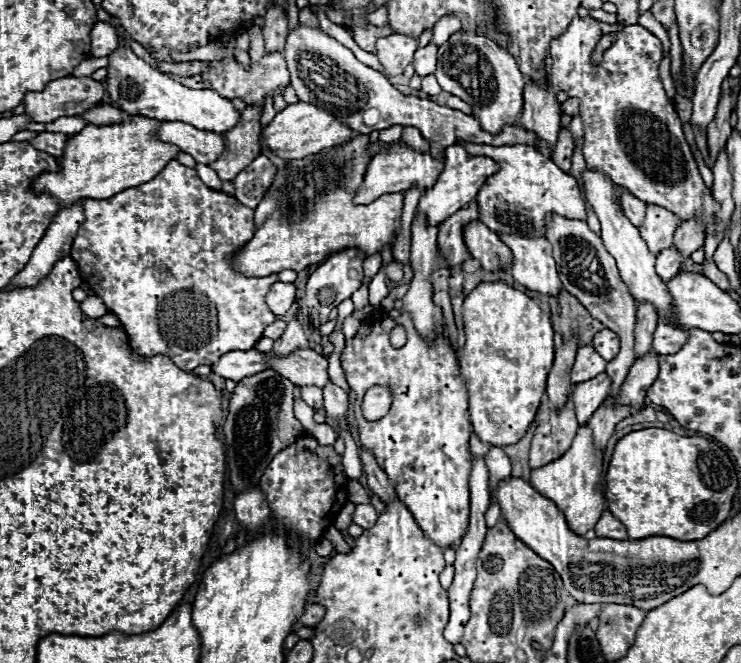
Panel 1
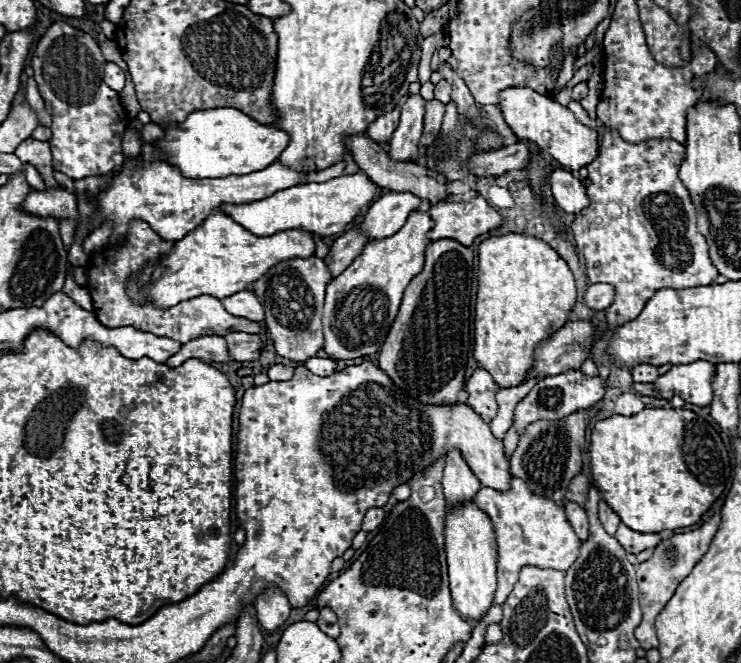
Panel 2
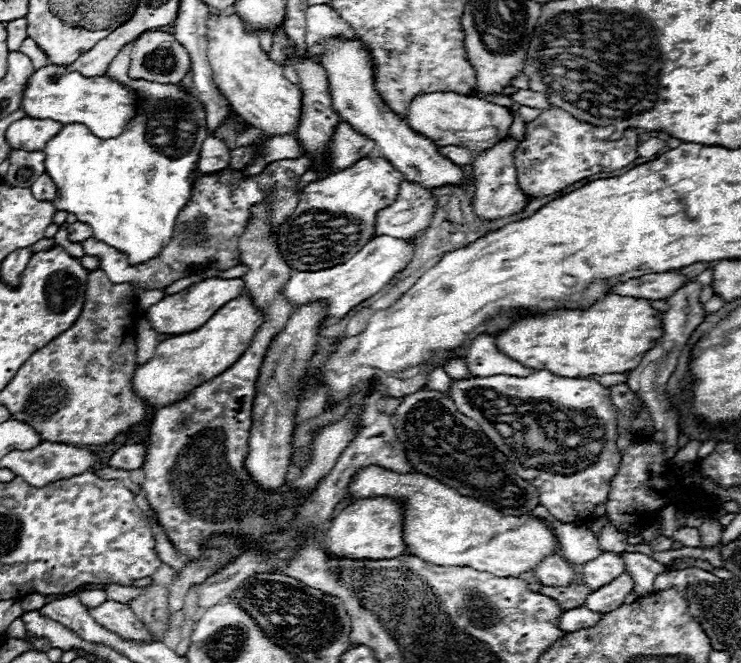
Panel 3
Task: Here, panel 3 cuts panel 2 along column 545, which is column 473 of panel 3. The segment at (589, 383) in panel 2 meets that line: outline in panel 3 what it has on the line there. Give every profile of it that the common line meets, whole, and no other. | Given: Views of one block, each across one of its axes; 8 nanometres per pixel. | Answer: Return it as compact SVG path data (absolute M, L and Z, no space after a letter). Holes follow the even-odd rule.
M540 370L528 378L498 374L488 378L452 380L450 396L456 408L476 420L496 448L508 456L516 474L538 490L540 504L544 504L554 518L562 522L582 522L596 504L608 500L612 478L620 468L620 454L616 450L616 408L610 400L610 388L590 378L560 378Z

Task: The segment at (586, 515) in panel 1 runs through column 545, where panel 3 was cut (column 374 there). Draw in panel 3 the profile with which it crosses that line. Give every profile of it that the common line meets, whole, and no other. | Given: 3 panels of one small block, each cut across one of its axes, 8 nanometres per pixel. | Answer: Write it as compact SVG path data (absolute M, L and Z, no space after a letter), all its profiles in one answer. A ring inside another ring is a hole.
M368 466L358 472L358 476L350 482L348 494L354 498L370 498L370 496L394 496L404 502L404 542L408 546L408 554L414 554L422 558L424 562L432 562L438 566L470 566L480 572L490 572L500 578L508 576L520 576L524 572L530 572L544 560L546 556L554 554L558 548L556 536L552 530L532 514L528 516L508 516L502 512L496 512L494 508L488 508L486 504L480 504L480 500L472 500L470 496L462 496L454 488L448 488L440 480L420 474L420 472L392 472L386 468Z

